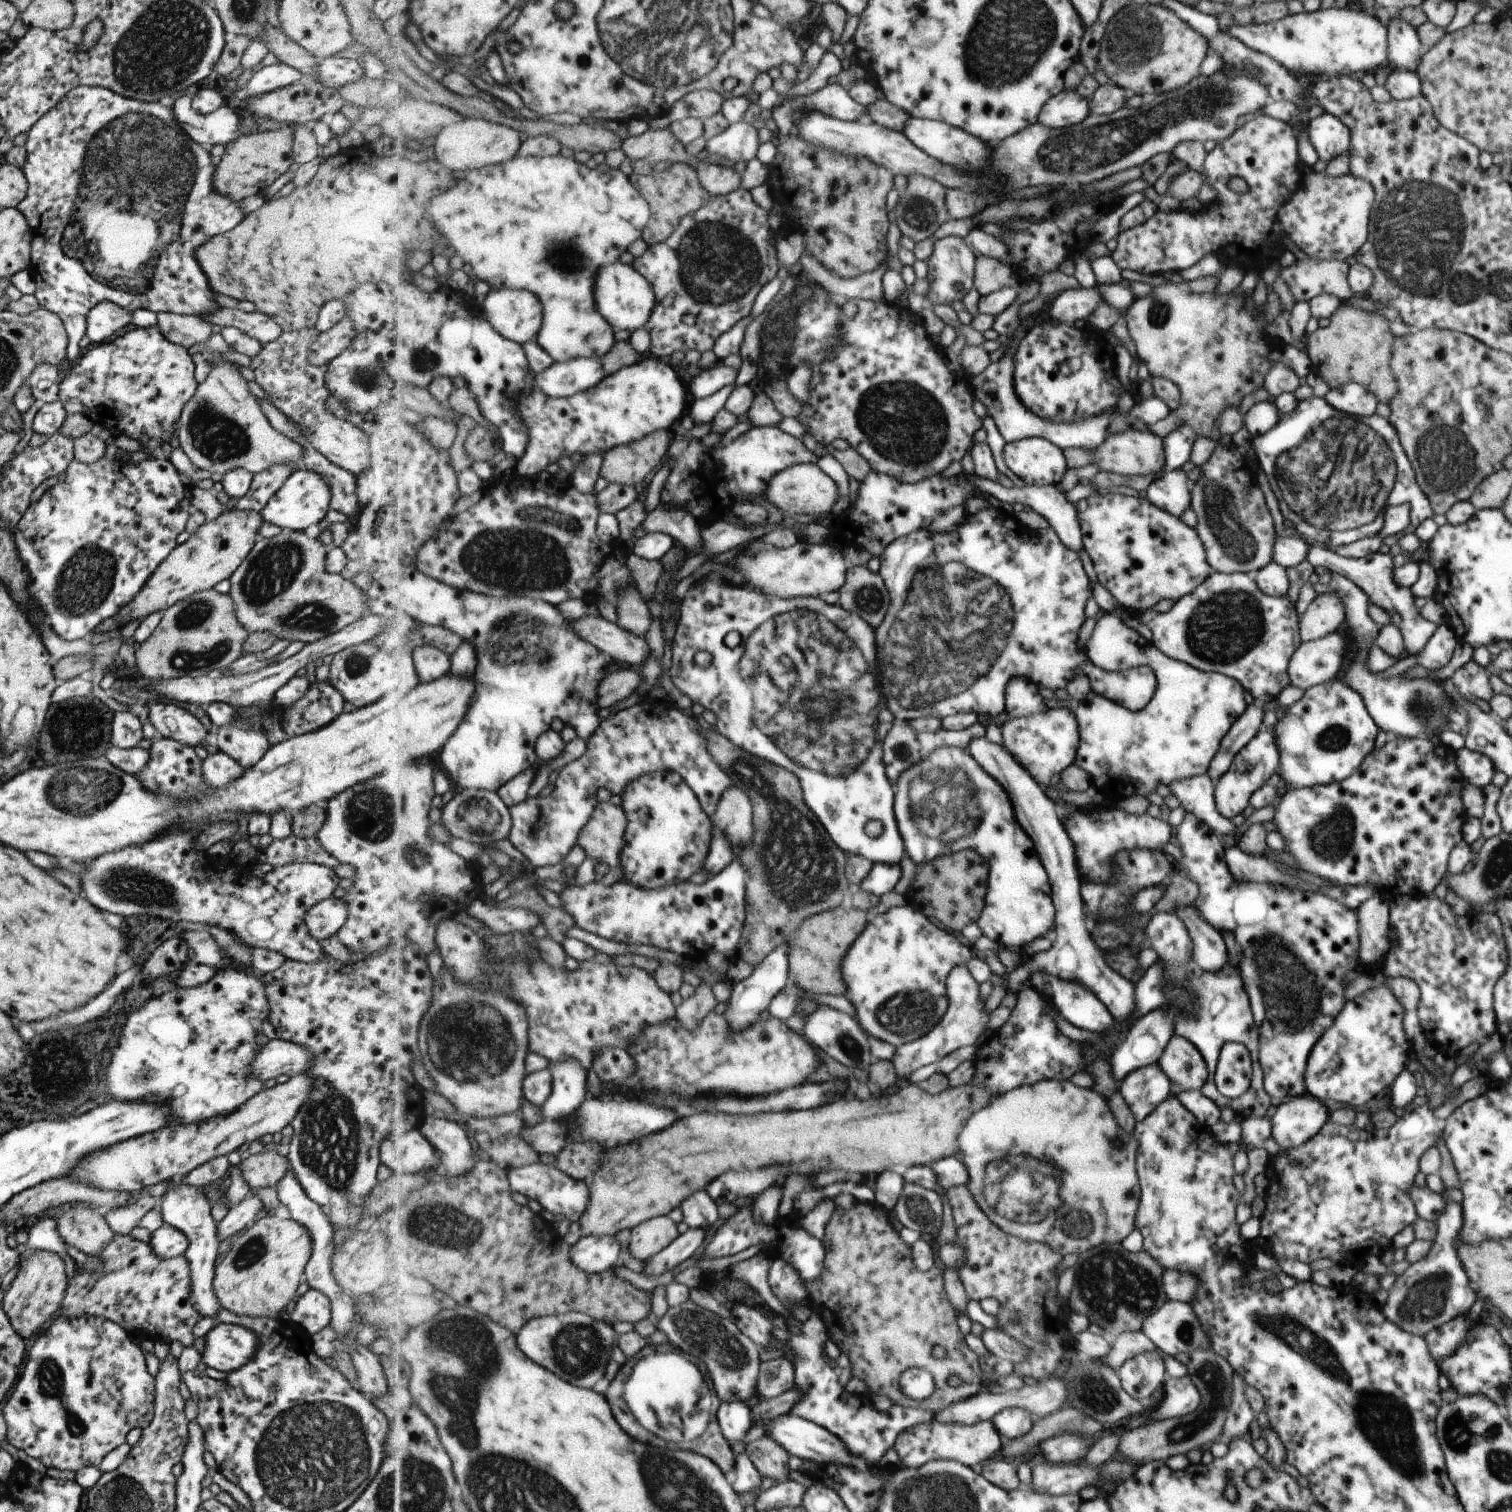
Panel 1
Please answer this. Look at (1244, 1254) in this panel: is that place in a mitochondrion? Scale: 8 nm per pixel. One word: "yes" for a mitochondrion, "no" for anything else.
no

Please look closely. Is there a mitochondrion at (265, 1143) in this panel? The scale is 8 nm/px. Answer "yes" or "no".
no

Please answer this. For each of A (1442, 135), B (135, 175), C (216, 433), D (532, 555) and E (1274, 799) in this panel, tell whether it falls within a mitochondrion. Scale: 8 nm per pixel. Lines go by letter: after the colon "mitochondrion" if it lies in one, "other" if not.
A: other
B: mitochondrion
C: mitochondrion
D: mitochondrion
E: other

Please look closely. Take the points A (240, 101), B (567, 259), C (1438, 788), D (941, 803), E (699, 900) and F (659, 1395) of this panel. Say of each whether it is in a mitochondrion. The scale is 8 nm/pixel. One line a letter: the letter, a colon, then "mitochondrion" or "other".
A: other
B: mitochondrion
C: other
D: mitochondrion
E: other
F: mitochondrion

